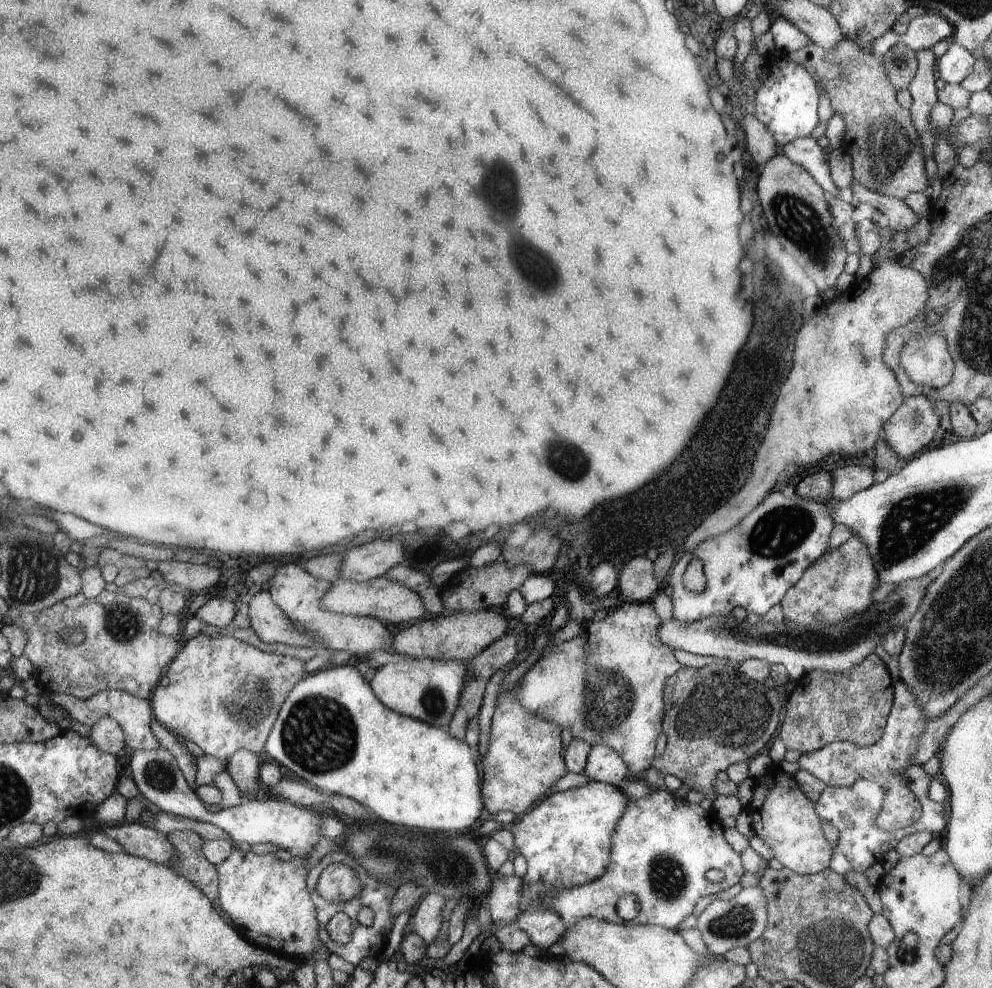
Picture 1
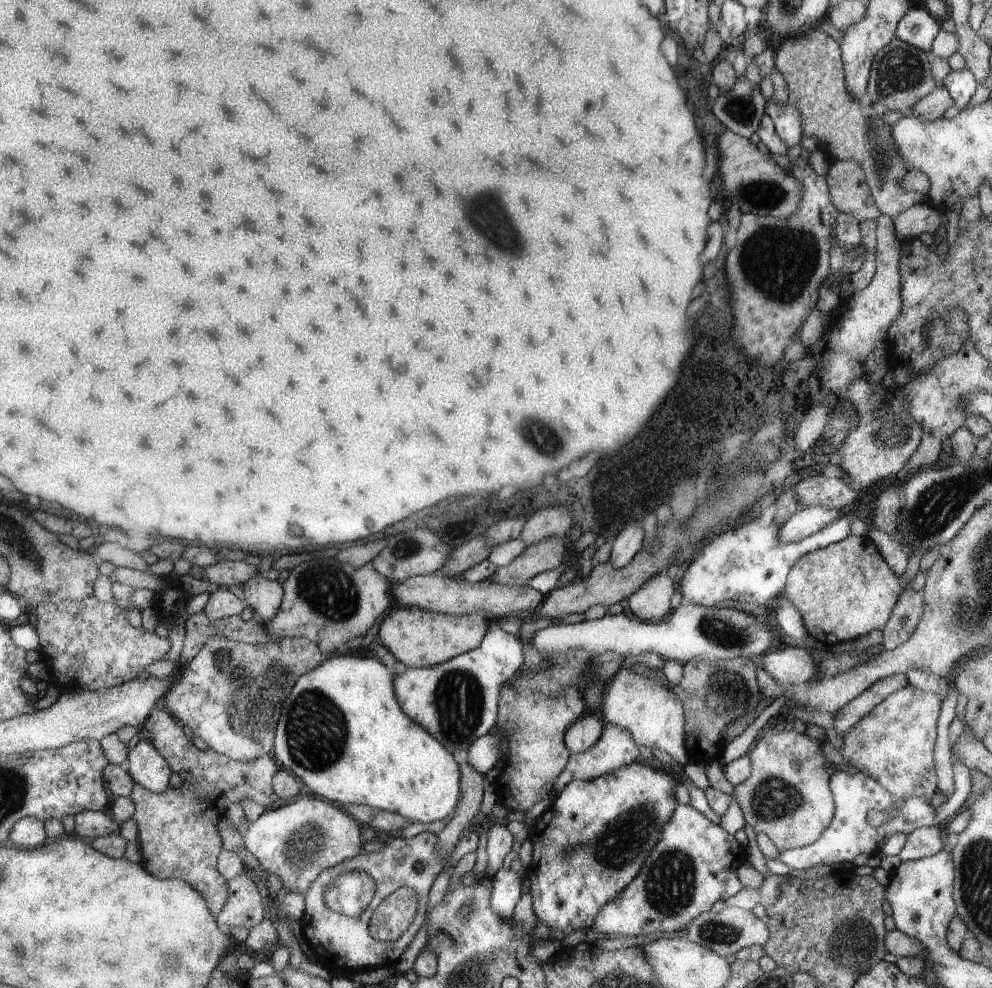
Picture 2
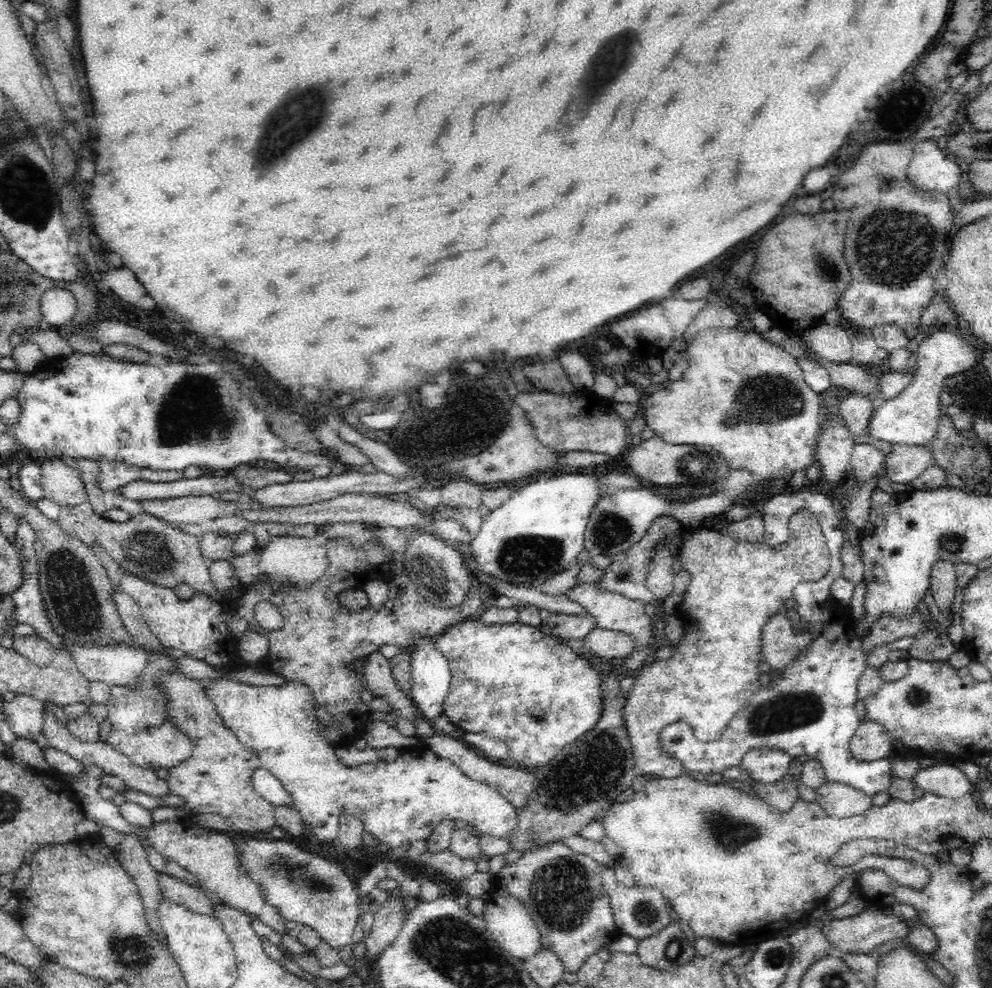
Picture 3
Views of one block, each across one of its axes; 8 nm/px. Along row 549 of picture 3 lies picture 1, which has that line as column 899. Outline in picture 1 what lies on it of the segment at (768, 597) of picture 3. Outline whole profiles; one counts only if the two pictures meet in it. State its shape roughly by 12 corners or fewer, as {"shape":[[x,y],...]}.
{"shape":[[907,684],[879,742],[825,744],[799,770],[825,786],[869,780],[885,790],[875,826],[903,830],[923,814],[901,780],[927,720]]}

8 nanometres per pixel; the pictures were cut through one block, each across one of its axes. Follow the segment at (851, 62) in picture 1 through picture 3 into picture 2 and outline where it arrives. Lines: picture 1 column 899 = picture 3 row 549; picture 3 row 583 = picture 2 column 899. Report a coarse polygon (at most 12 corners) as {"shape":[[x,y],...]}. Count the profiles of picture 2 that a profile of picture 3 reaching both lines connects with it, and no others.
{"shape":[[781,42],[787,104],[831,160],[863,168],[881,216],[929,200],[901,186],[893,126],[847,92],[839,42]]}

